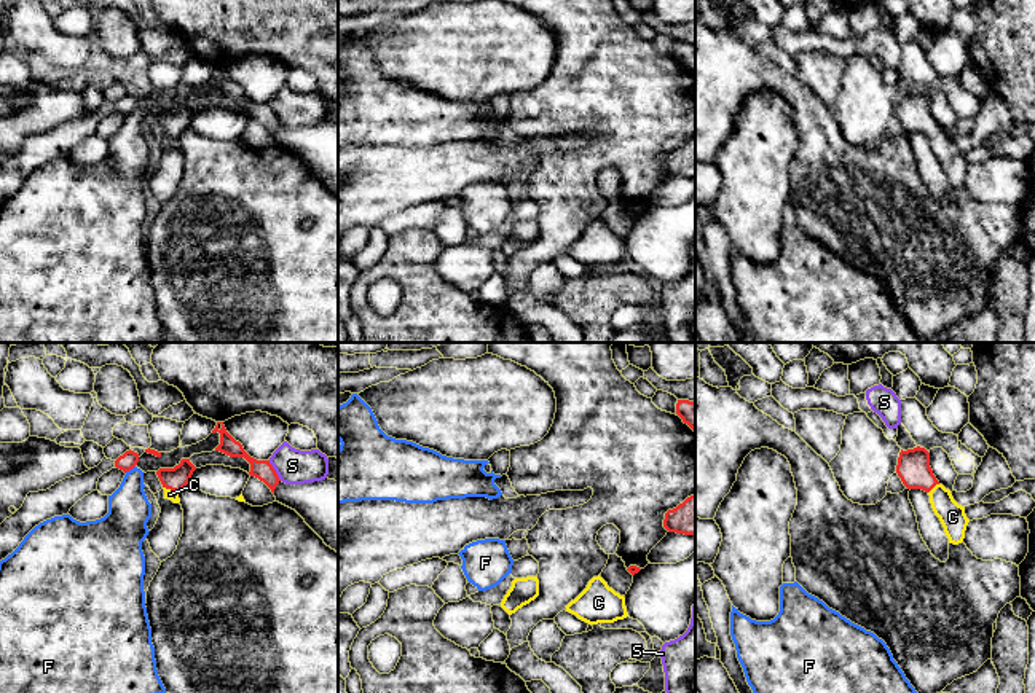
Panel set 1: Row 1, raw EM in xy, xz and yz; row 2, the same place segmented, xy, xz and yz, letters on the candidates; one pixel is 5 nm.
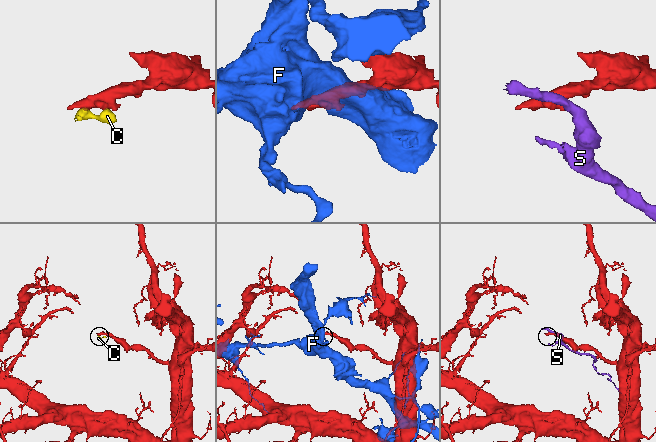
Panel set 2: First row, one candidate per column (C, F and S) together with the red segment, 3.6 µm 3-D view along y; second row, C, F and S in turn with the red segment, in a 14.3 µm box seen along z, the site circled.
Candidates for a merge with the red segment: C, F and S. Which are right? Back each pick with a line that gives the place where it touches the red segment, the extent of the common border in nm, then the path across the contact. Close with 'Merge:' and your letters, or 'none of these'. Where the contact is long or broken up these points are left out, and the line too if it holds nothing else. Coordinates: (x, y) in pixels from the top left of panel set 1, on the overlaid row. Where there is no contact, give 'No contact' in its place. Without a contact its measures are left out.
C: Touches red at xy (171, 489). Shared border 90 nm. Path across: xy (176, 478), (171, 489), (169, 494)
Merge: C

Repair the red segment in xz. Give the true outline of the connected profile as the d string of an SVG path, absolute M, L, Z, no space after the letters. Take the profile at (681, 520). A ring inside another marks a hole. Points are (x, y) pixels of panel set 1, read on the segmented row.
M695 494L665 513L663 527L668 532L695 535Z

